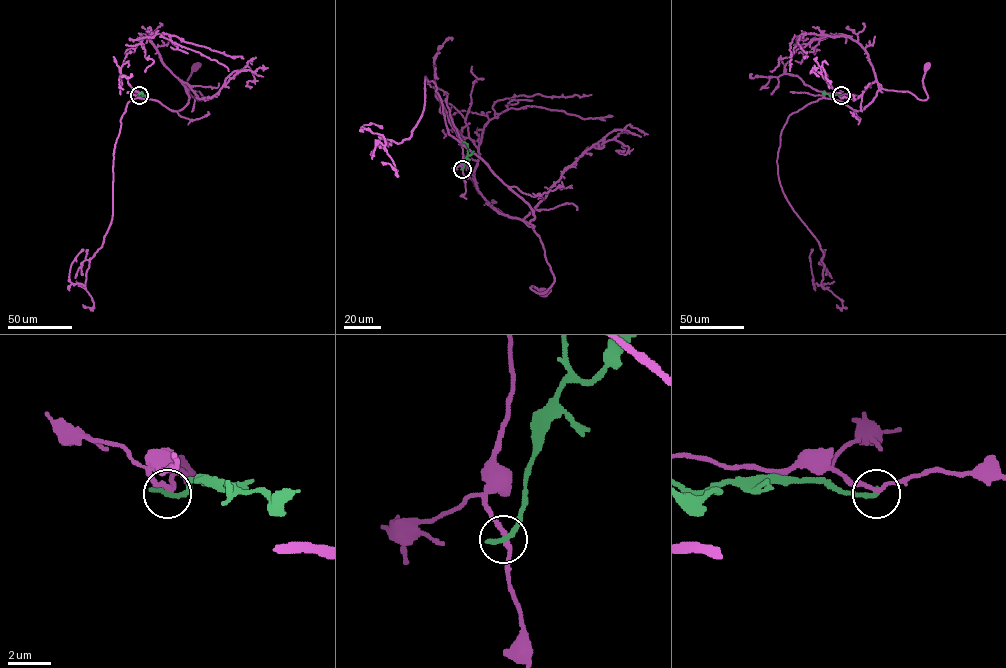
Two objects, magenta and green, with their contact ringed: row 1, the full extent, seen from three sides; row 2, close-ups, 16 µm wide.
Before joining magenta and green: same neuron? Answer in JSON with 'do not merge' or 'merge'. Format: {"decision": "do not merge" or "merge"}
{"decision": "do not merge"}

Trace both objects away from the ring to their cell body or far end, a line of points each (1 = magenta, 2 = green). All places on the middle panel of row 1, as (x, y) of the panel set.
1: (462, 169), (463, 144), (533, 211), (525, 223), (539, 237), (554, 279), (545, 292), (531, 286), (541, 291)
2: (462, 169), (467, 145), (461, 143)

